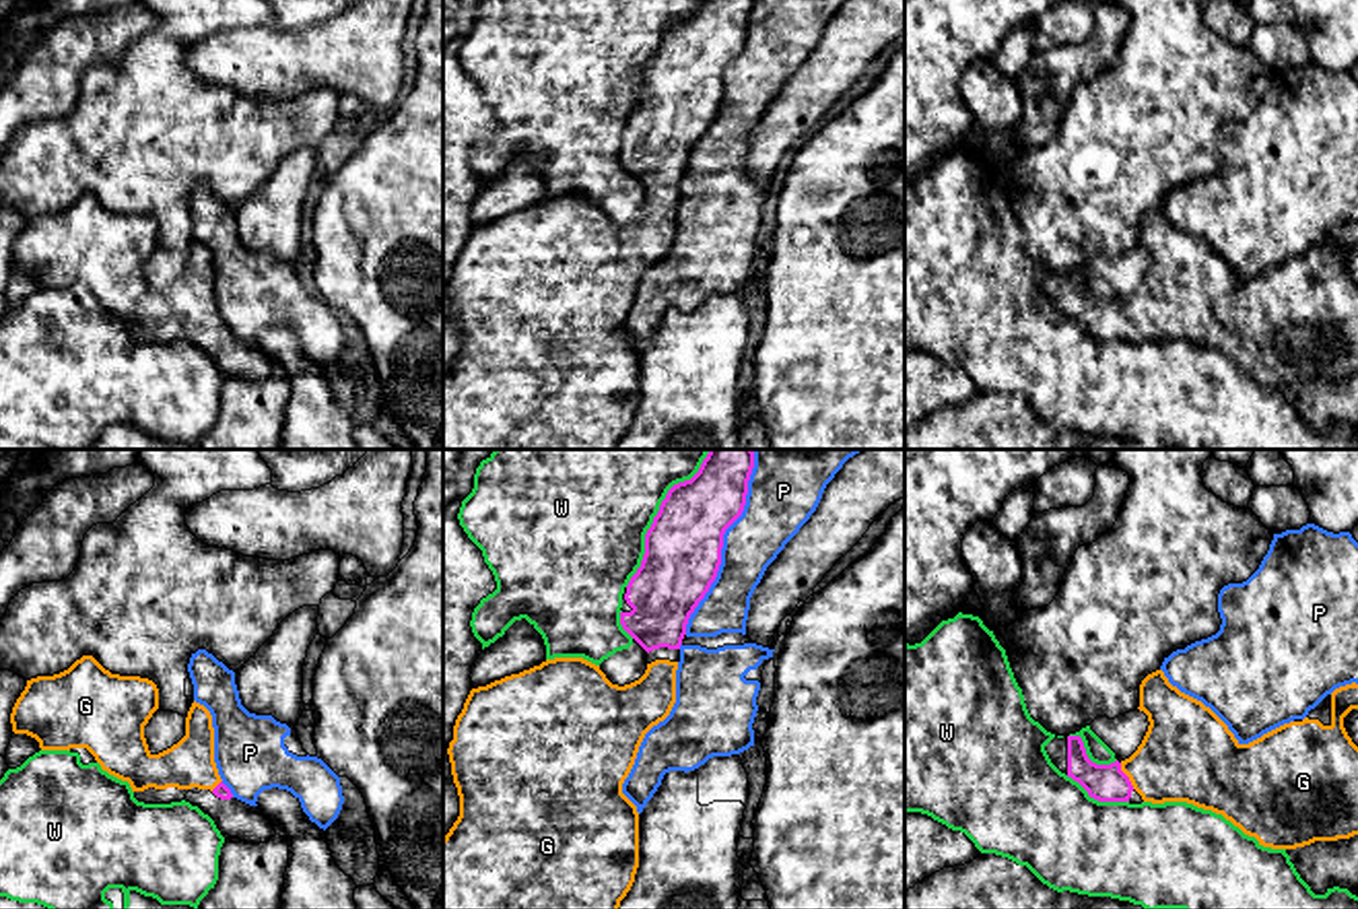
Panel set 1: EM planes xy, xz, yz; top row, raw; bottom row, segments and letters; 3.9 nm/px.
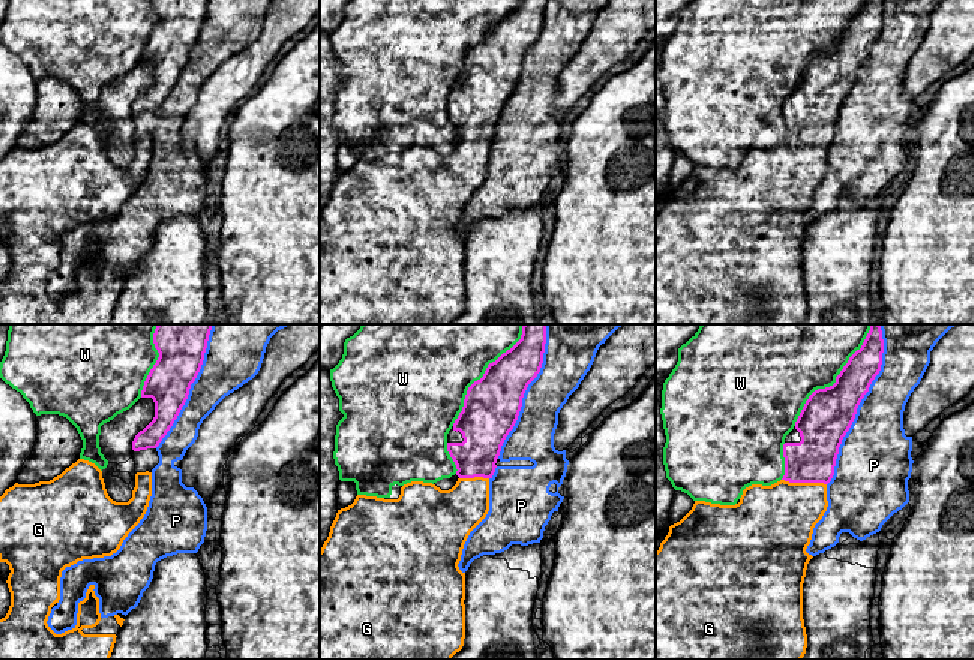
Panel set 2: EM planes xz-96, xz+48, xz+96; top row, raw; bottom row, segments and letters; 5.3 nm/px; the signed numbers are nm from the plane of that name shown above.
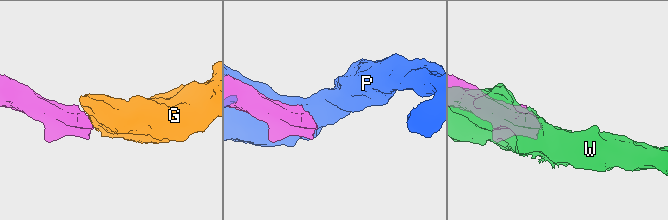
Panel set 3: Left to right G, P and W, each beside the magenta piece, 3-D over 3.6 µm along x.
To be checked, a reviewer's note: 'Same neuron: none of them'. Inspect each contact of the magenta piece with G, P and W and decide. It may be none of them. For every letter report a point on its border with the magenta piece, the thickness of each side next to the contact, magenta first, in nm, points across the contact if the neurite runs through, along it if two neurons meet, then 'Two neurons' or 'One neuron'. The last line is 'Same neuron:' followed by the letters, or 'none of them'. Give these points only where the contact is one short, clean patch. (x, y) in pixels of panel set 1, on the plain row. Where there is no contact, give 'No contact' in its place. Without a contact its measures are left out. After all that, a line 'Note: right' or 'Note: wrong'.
G: Touches magenta at yz (1126, 314). Thickness 140 nm (magenta) against 360 nm. Path across: yz (1103, 320), (1115, 320), (1126, 314), (1159, 310), (1185, 293). One neuron
P: Touches magenta at xz (722, 85). Thickness 300 nm (magenta) against 240 nm. Two neurons
W: Touches magenta at xz (654, 58). Thickness 300 nm (magenta) against 440 nm. Two neurons
Same neuron: G
Note: wrong

